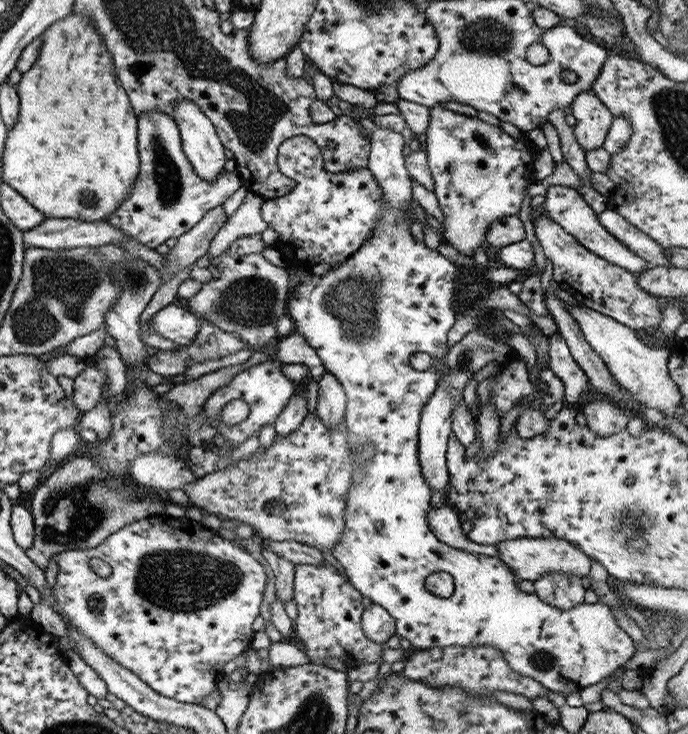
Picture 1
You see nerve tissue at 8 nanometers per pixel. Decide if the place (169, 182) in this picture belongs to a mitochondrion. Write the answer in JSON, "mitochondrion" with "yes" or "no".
{"mitochondrion":"yes"}

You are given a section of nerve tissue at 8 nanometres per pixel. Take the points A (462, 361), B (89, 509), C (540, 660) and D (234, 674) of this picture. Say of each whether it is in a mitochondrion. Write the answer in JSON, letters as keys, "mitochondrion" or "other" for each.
{"A":"mitochondrion","B":"mitochondrion","C":"mitochondrion","D":"other"}

